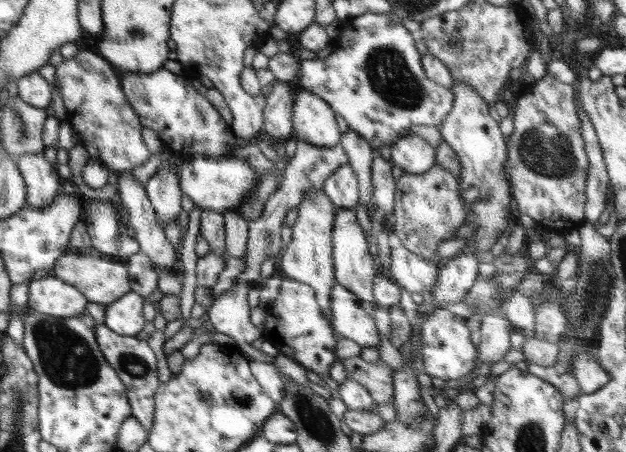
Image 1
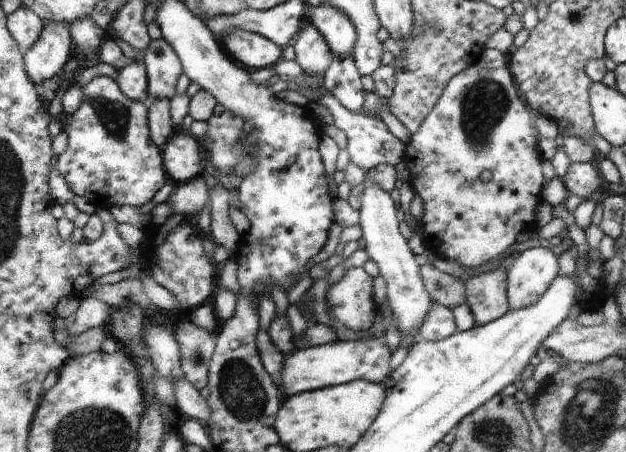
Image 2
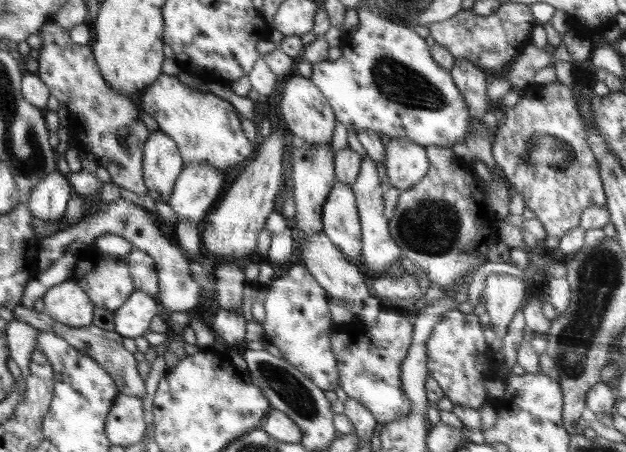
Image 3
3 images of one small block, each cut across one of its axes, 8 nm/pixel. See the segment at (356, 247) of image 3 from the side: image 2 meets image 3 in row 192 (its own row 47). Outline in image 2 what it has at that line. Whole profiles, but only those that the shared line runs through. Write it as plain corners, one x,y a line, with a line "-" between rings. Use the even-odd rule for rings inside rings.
322,4
314,8
310,18
310,24
324,36
334,56
345,57
353,53
357,32
341,10

